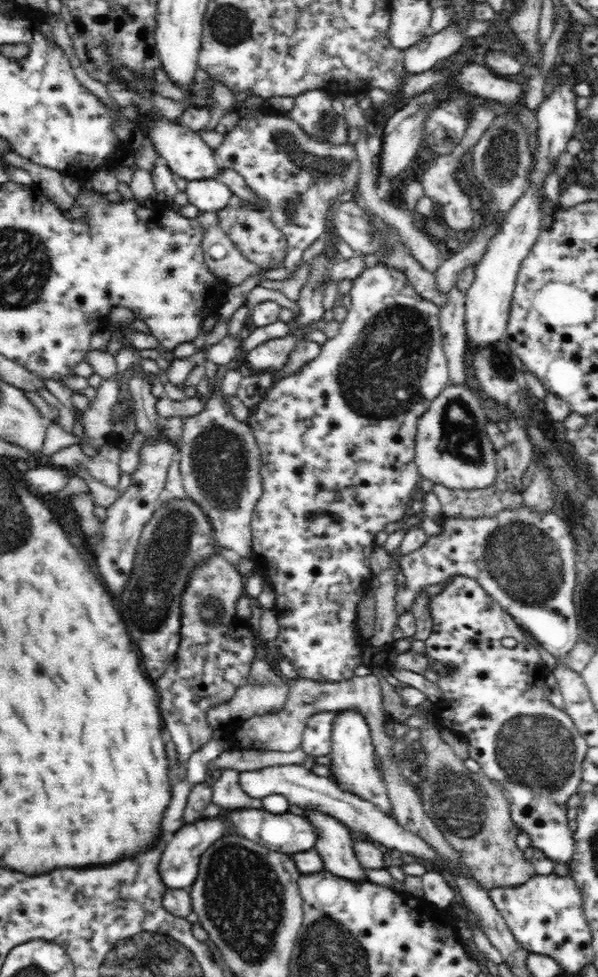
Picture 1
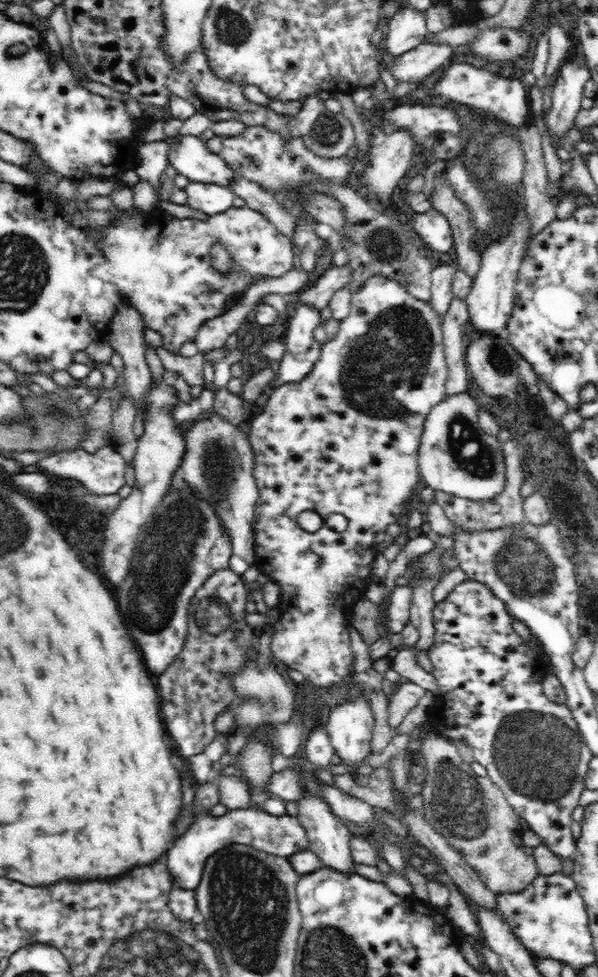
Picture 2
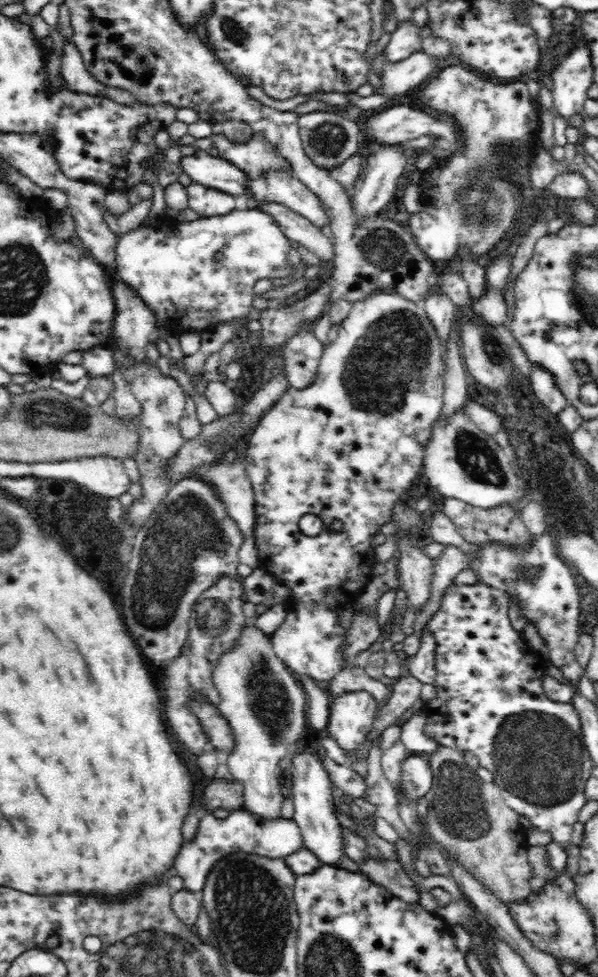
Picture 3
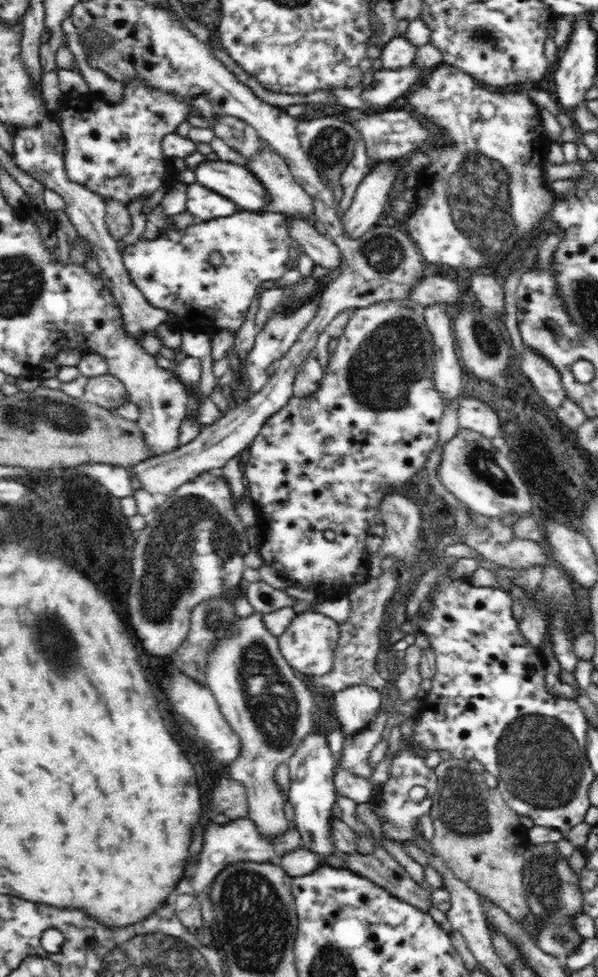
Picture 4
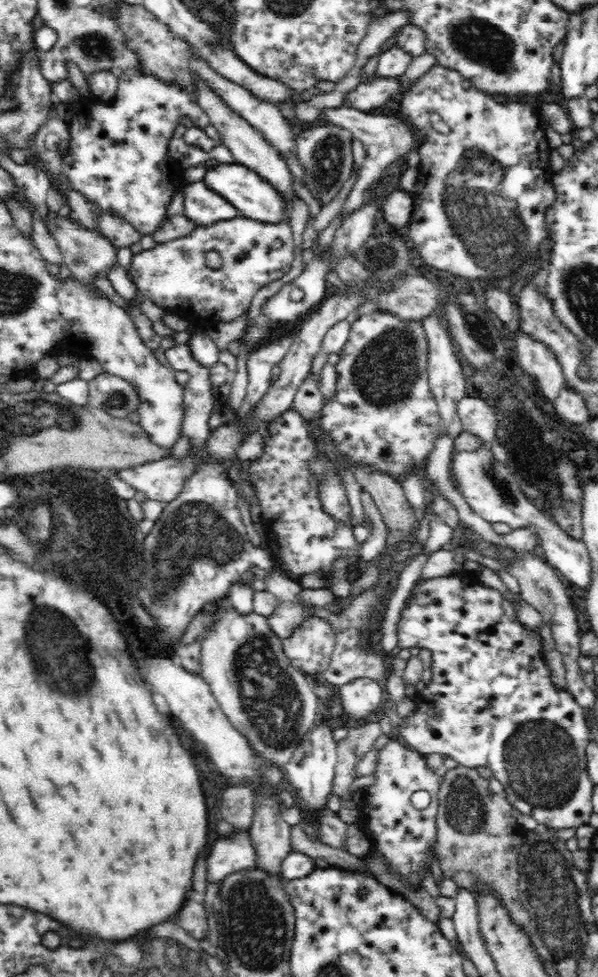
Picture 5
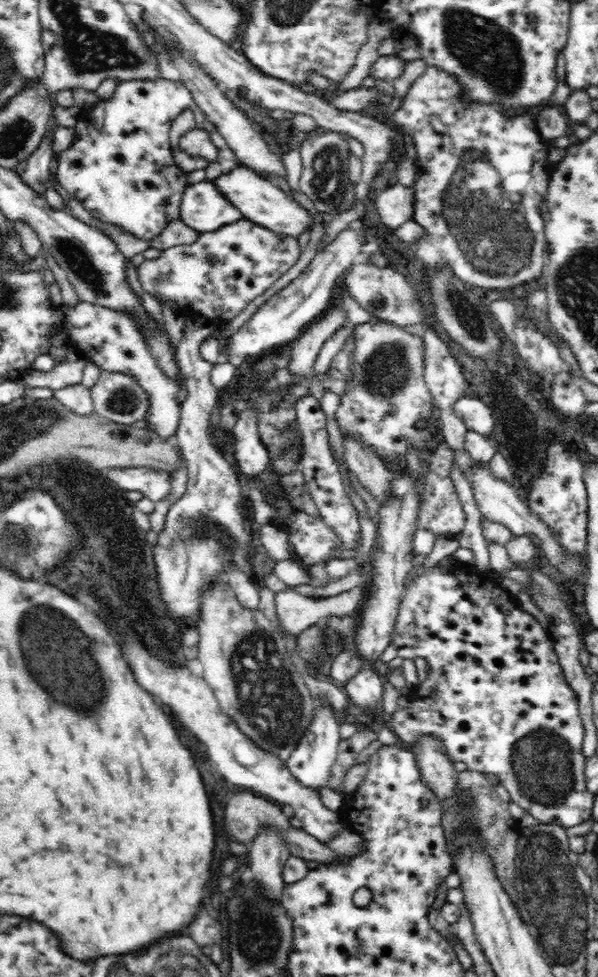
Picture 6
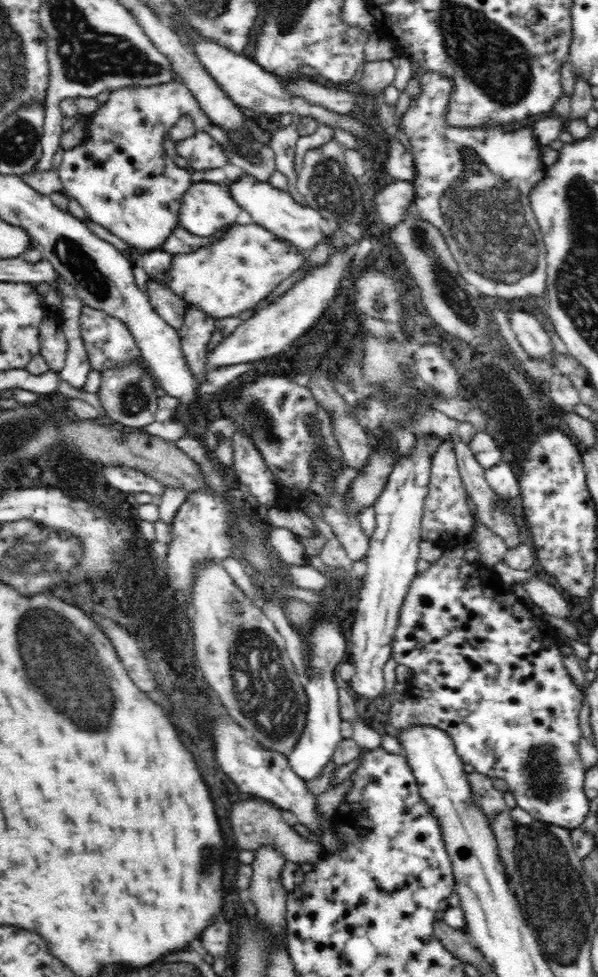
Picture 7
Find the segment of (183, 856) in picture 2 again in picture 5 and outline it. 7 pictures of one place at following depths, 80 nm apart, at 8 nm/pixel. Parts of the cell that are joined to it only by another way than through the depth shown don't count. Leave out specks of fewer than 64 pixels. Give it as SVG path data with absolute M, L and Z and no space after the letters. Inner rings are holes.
M235 832L231 839L221 837L214 841L212 852L206 860L208 880L220 882L234 871L255 866L255 849L248 833Z

